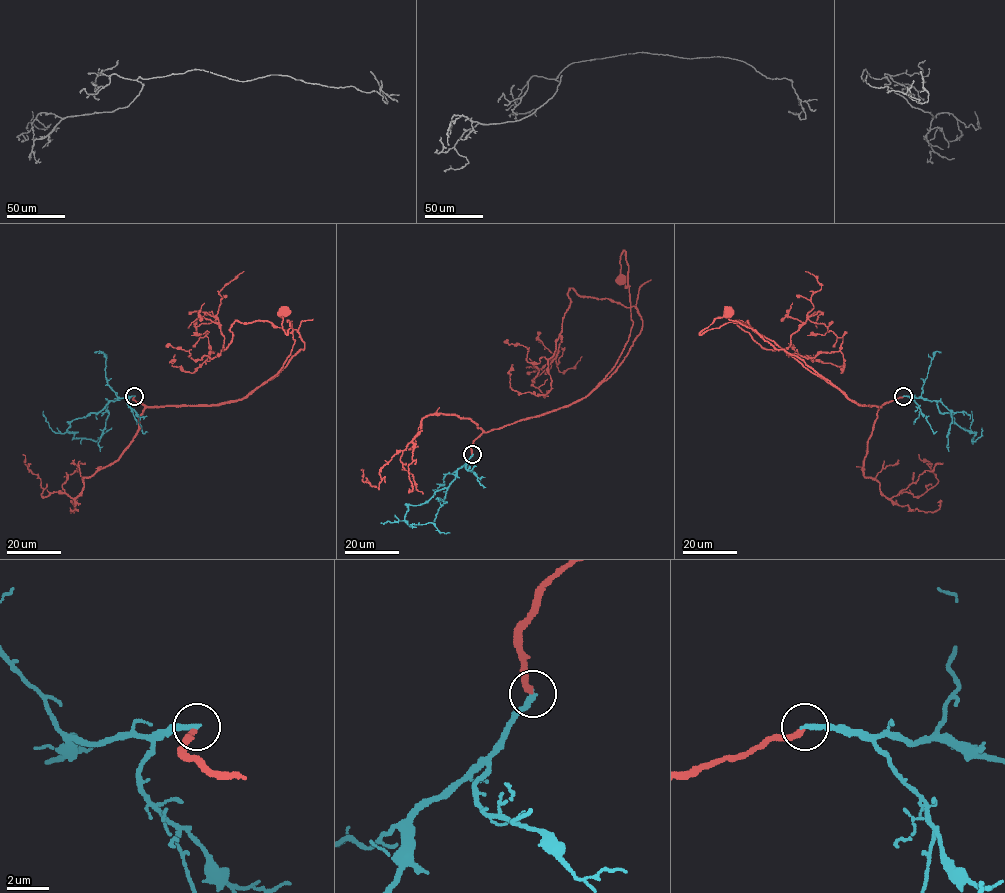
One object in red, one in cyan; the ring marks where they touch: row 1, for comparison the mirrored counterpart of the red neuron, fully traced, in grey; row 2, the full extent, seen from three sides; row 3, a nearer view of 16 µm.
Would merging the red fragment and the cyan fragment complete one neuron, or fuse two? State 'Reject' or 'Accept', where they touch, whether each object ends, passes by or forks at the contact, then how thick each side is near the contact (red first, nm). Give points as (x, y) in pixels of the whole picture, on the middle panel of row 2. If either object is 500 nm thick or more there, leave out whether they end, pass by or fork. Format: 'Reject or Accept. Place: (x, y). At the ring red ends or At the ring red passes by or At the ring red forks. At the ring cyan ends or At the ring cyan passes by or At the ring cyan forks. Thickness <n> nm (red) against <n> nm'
Reject. Place: (472, 454). At the ring red ends. At the ring cyan ends. Thickness 280 nm (red) against 260 nm

